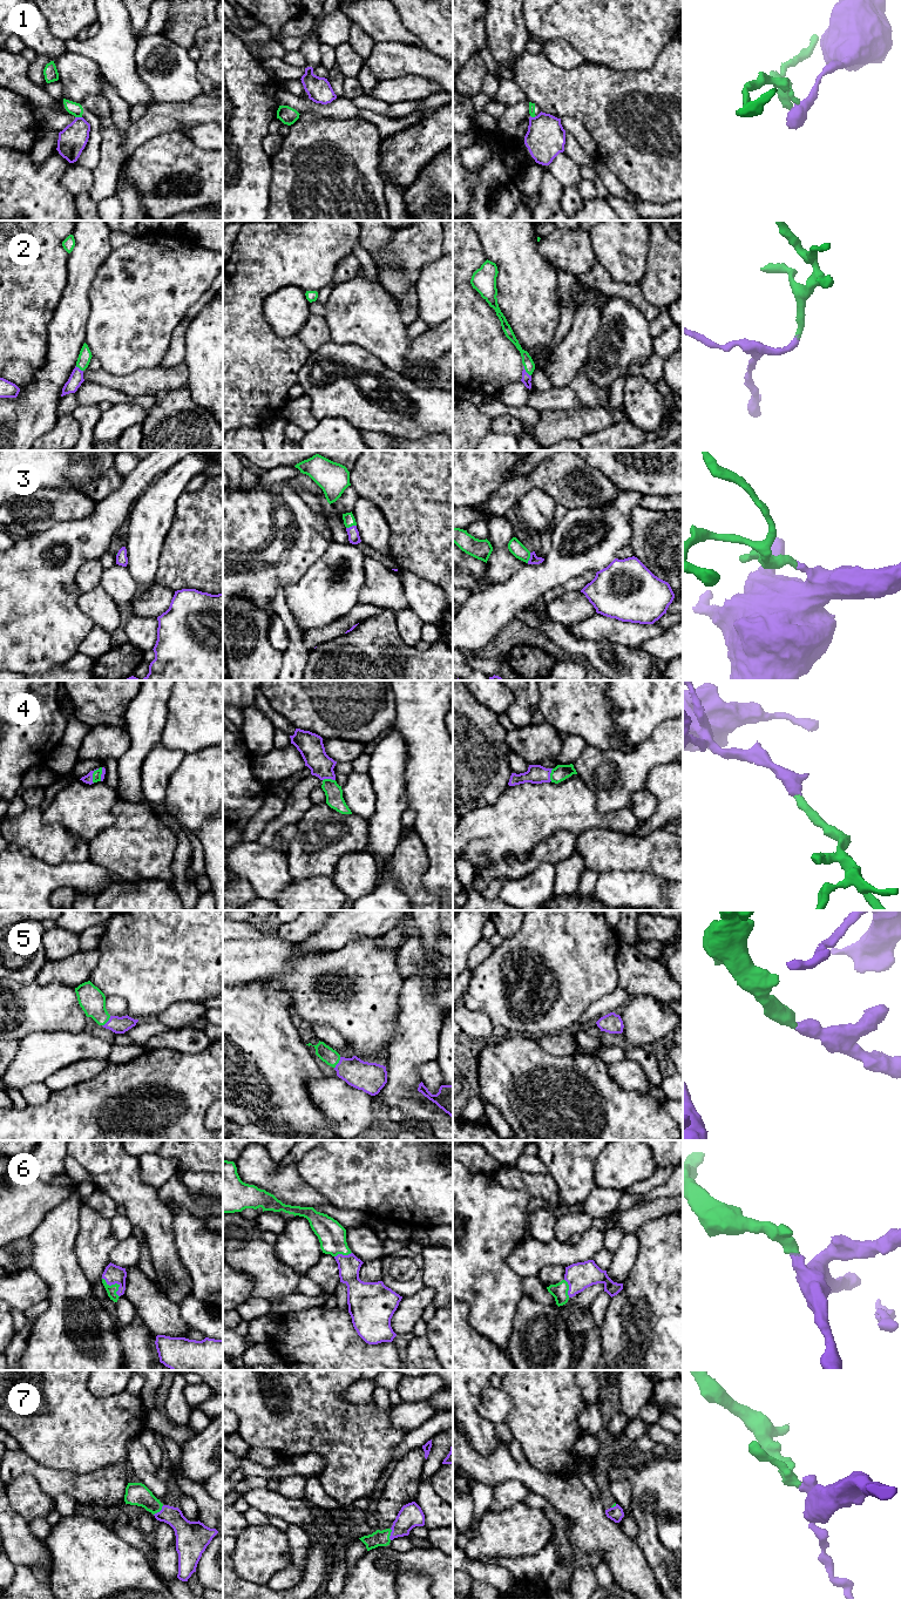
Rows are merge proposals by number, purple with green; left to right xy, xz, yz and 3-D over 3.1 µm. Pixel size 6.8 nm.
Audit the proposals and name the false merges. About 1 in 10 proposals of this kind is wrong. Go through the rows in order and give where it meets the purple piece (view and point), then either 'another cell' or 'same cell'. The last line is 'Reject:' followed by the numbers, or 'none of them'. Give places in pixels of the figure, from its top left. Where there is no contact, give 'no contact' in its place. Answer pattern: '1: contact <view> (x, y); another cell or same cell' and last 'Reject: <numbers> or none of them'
1: contact xy (79, 117); another cell
2: contact yz (524, 371); same cell
3: contact xz (352, 526); same cell
4: contact xy (92, 776); same cell
5: contact xy (108, 1021); same cell
6: contact xy (116, 1282); same cell
7: contact xy (160, 1511); same cell
Reject: 1

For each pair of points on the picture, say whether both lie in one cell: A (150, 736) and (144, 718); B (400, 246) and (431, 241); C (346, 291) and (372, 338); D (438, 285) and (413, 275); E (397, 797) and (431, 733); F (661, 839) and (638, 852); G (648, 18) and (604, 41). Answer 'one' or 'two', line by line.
A: one
B: one
C: one
D: two
E: two
F: one
G: one

